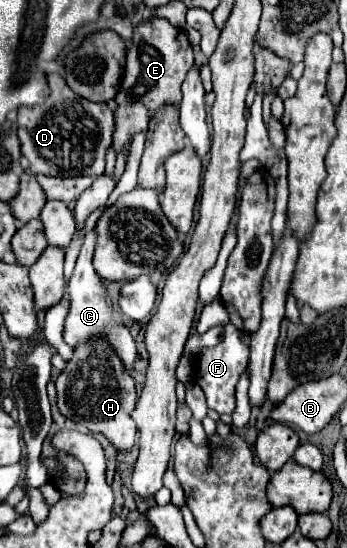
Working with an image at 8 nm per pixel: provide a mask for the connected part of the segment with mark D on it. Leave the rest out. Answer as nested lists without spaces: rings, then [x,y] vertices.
[[[51,72],[47,74],[49,84],[49,98],[43,104],[31,106],[31,108],[19,108],[17,110],[17,134],[21,140],[21,154],[29,160],[29,172],[33,176],[45,174],[45,176],[99,176],[105,170],[105,152],[111,146],[113,136],[113,112],[107,108],[105,102],[91,102],[85,100],[73,90],[69,90],[67,82]]]

